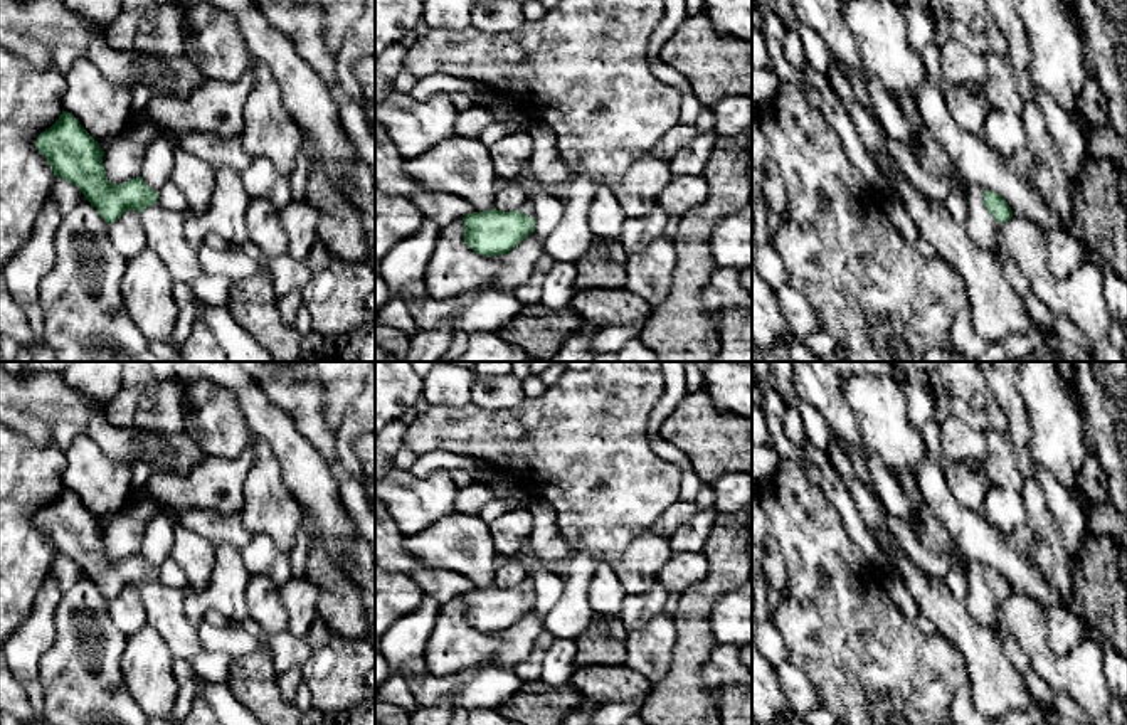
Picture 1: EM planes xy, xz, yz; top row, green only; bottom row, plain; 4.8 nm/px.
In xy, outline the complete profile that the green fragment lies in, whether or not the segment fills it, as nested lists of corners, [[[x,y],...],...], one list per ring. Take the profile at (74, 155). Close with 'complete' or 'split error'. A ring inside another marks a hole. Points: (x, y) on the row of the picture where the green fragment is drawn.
[[[62,111],[59,119],[39,135],[35,146],[54,175],[76,185],[106,224],[116,222],[126,210],[140,212],[148,247],[165,262],[172,281],[190,284],[204,274],[198,254],[183,234],[185,215],[165,210],[158,204],[158,192],[141,177],[119,185],[109,183],[104,151],[71,113]]] | split error

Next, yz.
[[[979,185],[969,187],[969,217],[966,222],[967,234],[972,241],[996,254],[997,249],[997,230],[1013,217],[1013,210],[1008,202]]] | split error

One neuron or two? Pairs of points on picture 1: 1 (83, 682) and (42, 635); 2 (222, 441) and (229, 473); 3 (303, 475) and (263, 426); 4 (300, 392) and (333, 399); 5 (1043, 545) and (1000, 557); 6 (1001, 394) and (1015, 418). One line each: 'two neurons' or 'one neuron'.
1: two neurons
2: two neurons
3: one neuron
4: two neurons
5: two neurons
6: one neuron

